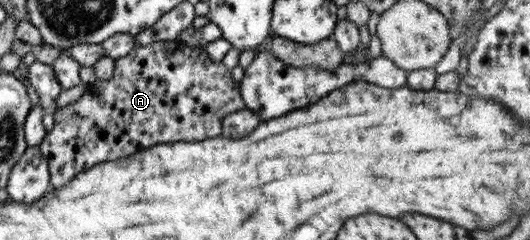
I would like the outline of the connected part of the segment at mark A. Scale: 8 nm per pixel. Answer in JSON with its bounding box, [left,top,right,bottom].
[40,41,246,189]

